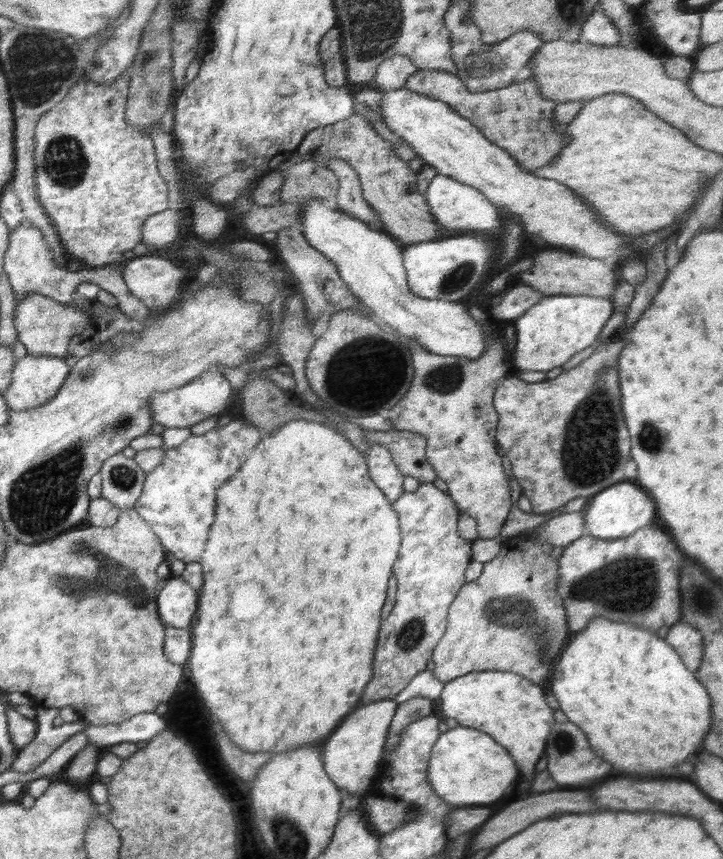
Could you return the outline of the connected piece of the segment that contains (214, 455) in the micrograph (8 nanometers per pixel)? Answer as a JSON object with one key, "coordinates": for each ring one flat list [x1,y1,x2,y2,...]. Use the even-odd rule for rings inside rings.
{"coordinates":[[230,421,223,426,215,426,202,435,190,433,188,438,175,448,166,448,165,455,154,470,150,471,145,484,145,491,141,499,134,506,136,513,144,518,145,522,156,533,162,547,166,552,171,552,176,559,189,562,198,562,198,558,204,550,204,542,208,538,208,528,214,522,214,504,216,504,216,490,220,484,224,484,226,478,230,478,240,468,240,456,250,452,258,440,262,440,264,434,258,432,254,425,244,421]]}

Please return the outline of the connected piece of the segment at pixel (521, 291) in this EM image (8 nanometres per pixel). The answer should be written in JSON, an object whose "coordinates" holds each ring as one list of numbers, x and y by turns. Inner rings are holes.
{"coordinates":[[513,282,508,287,503,287,503,289,504,296,499,306,497,305,492,309,492,315,497,319,499,318,502,322,513,322,545,296,542,292,531,286,516,282]]}

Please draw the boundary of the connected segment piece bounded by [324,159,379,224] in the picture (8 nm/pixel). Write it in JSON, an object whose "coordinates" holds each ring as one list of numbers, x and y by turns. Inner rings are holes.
{"coordinates":[[330,159,325,165,337,176,339,189,336,193,337,208,367,224,377,219,375,210,361,195,361,182,358,173,344,159]]}

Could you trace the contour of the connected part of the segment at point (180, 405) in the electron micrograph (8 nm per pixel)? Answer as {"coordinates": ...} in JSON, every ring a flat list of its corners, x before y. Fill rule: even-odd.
{"coordinates":[[209,370,188,384,170,392,156,392,149,400,153,422,165,427,191,427,206,418,222,415,232,397,230,382,218,370]]}

